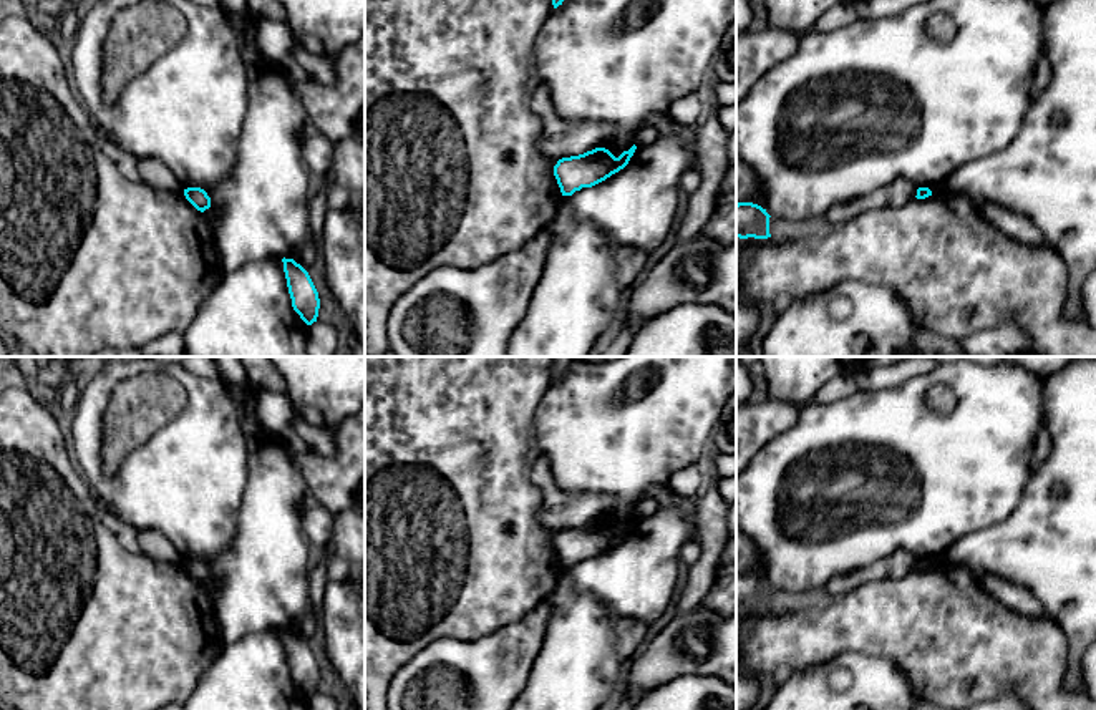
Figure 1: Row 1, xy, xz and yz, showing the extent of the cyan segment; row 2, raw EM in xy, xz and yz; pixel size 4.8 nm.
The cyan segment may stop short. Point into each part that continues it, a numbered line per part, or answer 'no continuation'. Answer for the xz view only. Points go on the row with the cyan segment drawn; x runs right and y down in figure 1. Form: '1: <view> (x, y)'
no continuation

